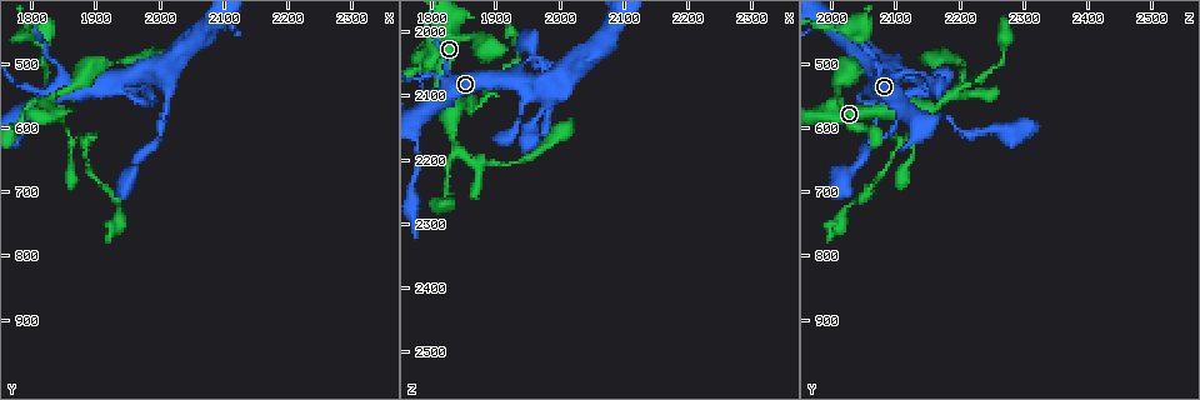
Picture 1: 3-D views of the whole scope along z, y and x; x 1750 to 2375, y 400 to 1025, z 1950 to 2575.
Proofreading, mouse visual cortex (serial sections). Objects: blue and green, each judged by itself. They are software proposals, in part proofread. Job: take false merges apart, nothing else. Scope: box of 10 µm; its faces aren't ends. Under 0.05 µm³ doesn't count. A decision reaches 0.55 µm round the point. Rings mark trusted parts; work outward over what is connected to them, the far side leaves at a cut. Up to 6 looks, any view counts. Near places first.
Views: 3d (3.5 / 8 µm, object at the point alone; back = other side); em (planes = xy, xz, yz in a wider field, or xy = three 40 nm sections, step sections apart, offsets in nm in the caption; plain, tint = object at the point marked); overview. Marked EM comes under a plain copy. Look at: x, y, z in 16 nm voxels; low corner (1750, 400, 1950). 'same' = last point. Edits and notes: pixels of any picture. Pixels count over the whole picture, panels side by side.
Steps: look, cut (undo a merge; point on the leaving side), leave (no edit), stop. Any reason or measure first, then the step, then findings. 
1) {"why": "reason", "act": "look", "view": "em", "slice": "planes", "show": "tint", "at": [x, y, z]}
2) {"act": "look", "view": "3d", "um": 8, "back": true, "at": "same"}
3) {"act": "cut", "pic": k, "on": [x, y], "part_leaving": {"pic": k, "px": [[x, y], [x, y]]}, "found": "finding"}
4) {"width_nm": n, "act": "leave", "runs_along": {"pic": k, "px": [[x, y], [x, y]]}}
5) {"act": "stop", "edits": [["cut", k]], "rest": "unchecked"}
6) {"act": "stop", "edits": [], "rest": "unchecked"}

{"why": "narrows sharply", "act": "look", "view": "3d", "um": 3.5, "at": [1865, 615, 2120]}

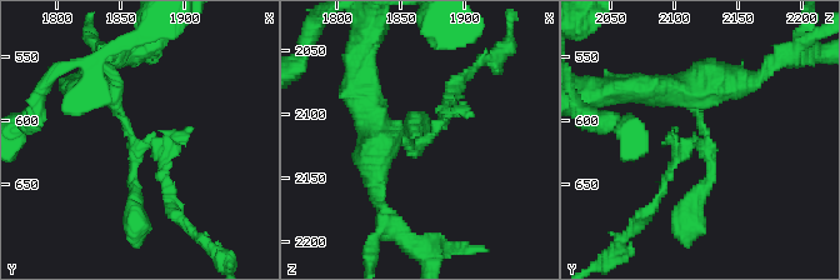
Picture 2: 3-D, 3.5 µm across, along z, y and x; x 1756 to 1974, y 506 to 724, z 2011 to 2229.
{"why": "need the tissue", "act": "look", "view": "em", "slice": "planes", "show": "tint", "at": [1862, 620, 2122]}

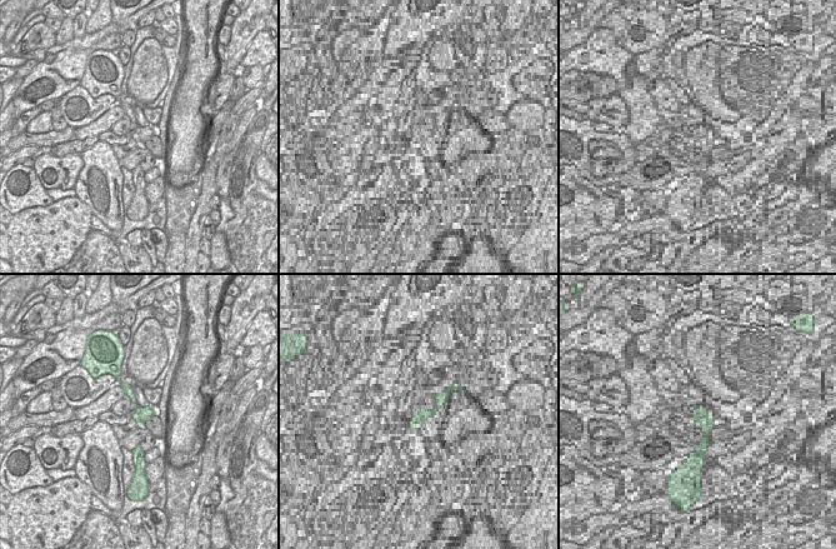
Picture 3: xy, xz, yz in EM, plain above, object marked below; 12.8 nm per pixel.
{"act": "look", "view": "em", "slice": "xy", "step": 2, "show": "tint", "at": "same"}

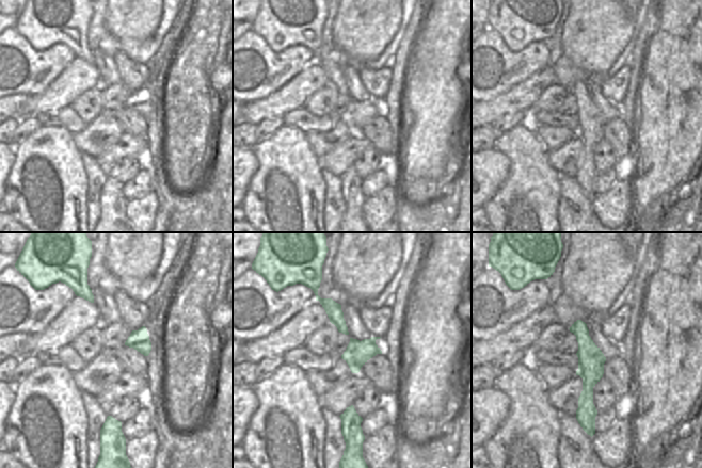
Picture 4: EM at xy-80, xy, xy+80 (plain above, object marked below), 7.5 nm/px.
{"act": "leave", "found": "all the same cell"}

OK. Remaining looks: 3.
{"why": "sharp bend", "act": "look", "view": "3d", "um": 3.5, "at": [1975, 520, 2105]}

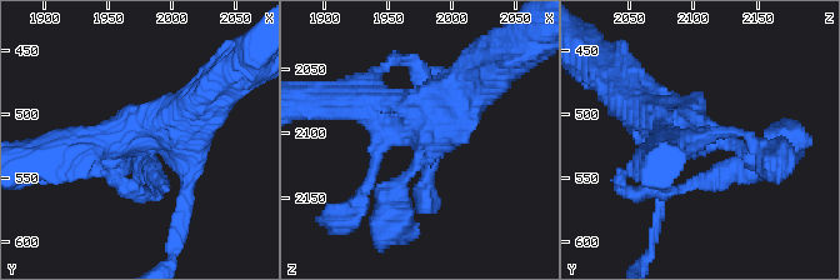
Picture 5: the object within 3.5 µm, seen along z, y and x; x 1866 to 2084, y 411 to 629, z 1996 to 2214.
{"act": "look", "view": "em", "slice": "planes", "show": "tint", "at": [1980, 516, 2104]}

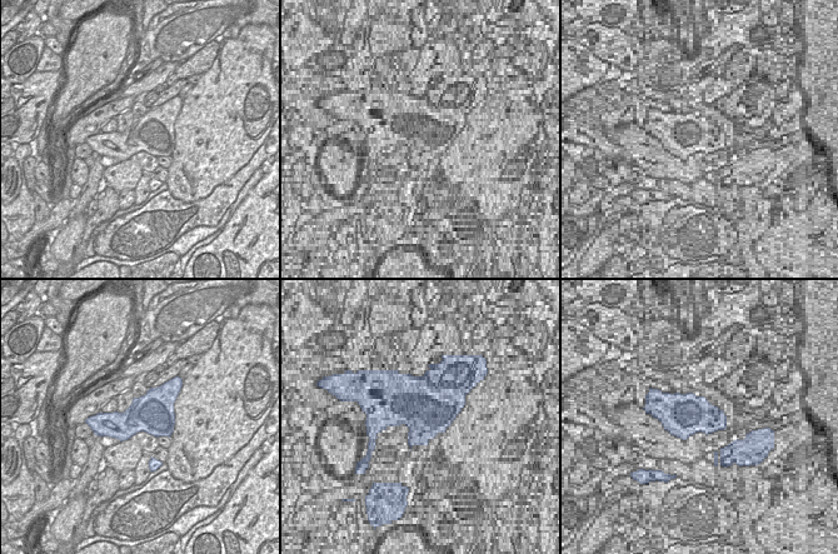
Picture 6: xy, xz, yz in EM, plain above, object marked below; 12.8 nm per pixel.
{"act": "look", "view": "em", "slice": "xy", "step": 1, "show": "tint", "at": "same"}

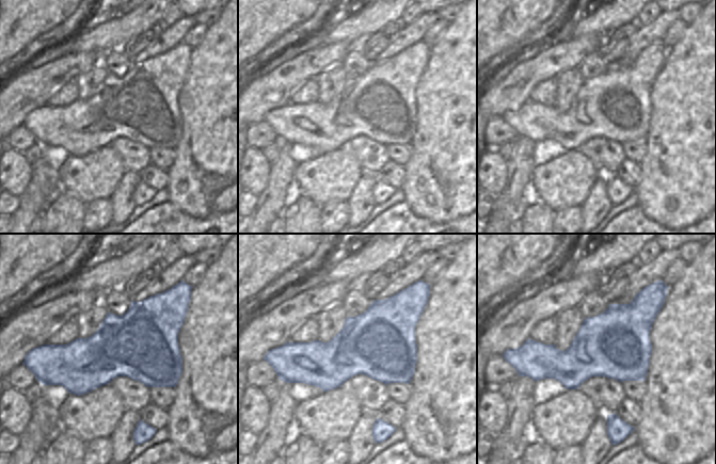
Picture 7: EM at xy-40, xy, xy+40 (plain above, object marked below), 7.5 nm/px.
{"act": "leave", "found": "one cell here"}

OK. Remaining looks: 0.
{"act": "stop", "edits": [], "rest": "unchecked"}

